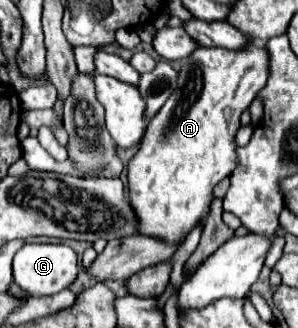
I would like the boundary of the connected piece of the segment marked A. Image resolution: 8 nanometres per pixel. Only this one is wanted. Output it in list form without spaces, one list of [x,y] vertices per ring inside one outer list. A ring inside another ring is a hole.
[[[247,34],[247,46],[241,50],[225,48],[195,48],[183,58],[177,76],[177,88],[163,108],[149,120],[147,132],[141,140],[137,154],[129,162],[129,200],[139,218],[139,232],[157,236],[169,242],[183,242],[185,236],[197,226],[209,212],[213,200],[213,186],[229,176],[237,168],[237,144],[235,134],[239,130],[241,112],[249,108],[253,98],[265,86],[269,76],[269,52],[265,46],[257,46],[253,36]]]

